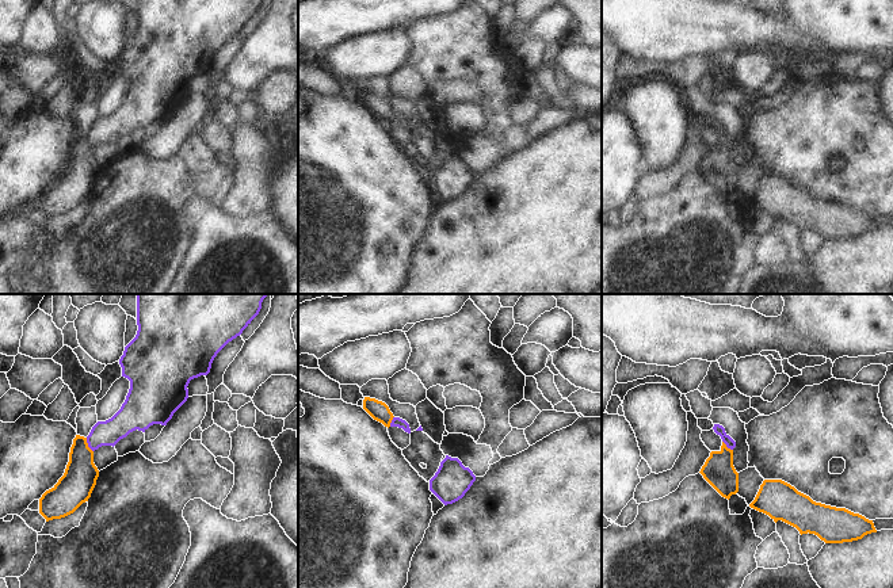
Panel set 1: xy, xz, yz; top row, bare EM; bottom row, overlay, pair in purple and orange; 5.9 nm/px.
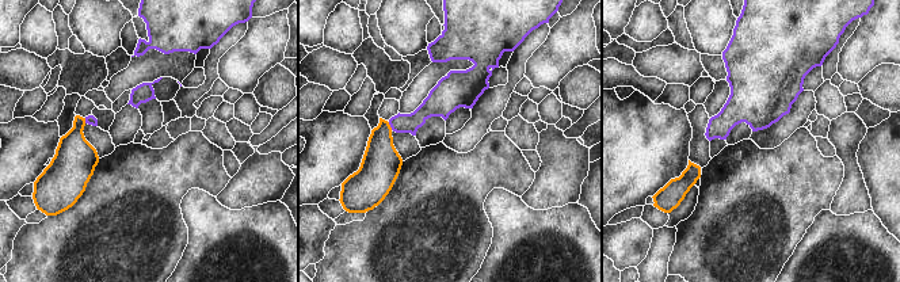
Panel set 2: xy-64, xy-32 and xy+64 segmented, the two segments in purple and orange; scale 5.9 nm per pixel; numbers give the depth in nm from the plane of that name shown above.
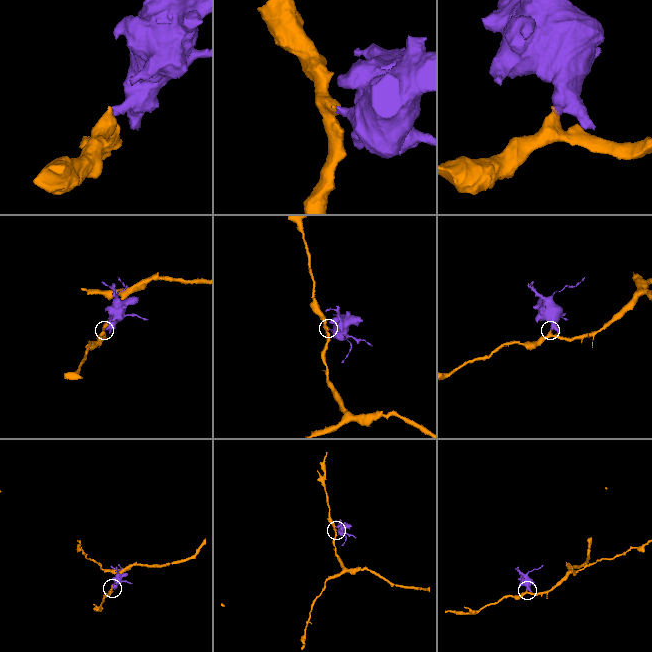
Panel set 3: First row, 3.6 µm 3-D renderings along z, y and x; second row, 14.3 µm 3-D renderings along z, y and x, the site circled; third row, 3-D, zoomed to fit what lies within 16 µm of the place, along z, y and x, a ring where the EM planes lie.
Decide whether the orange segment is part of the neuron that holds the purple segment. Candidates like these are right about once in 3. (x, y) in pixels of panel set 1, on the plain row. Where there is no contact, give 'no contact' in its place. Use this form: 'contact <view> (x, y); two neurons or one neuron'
contact xy (88, 141); two neurons

